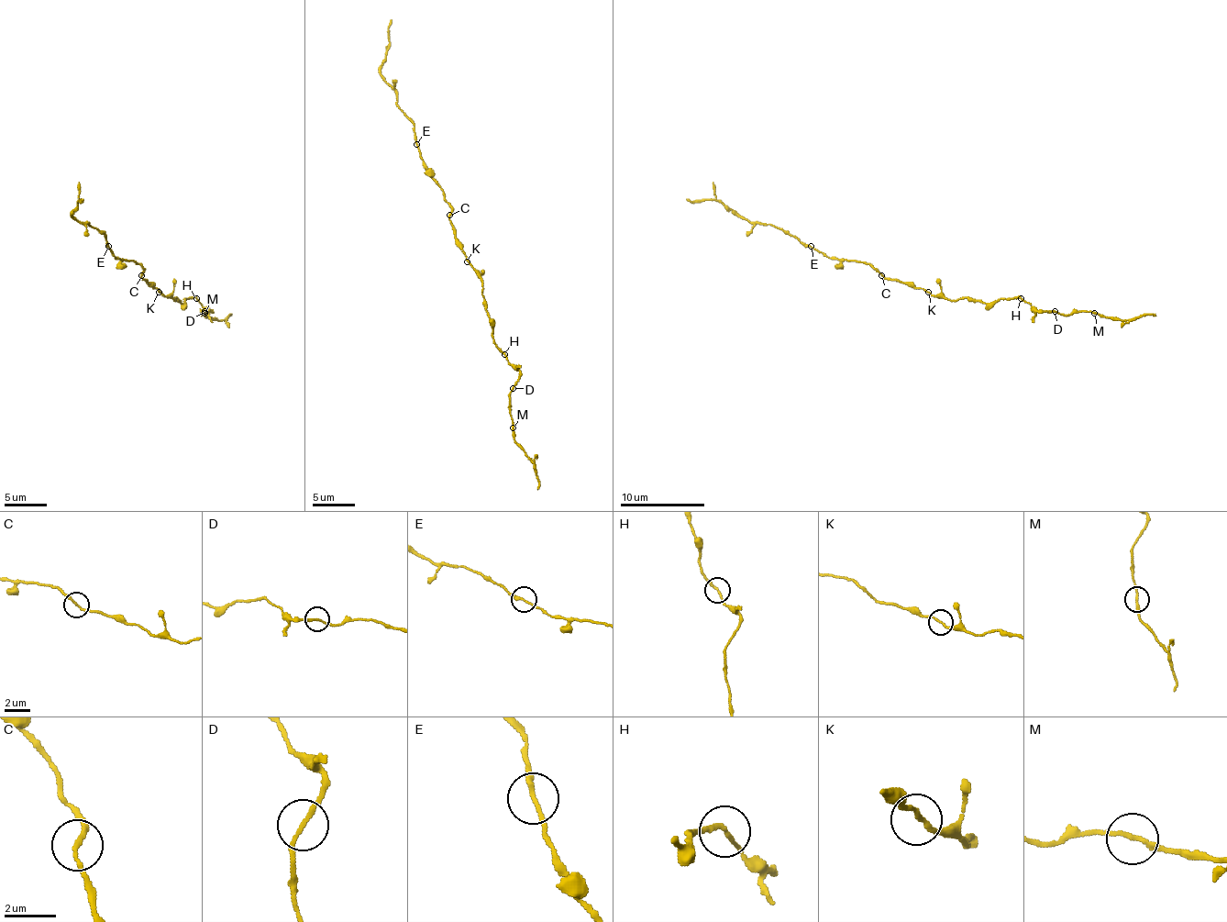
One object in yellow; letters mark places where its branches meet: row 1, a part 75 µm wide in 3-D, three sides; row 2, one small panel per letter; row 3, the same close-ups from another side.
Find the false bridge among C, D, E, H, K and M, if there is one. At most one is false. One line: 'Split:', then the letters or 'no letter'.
Split: E

